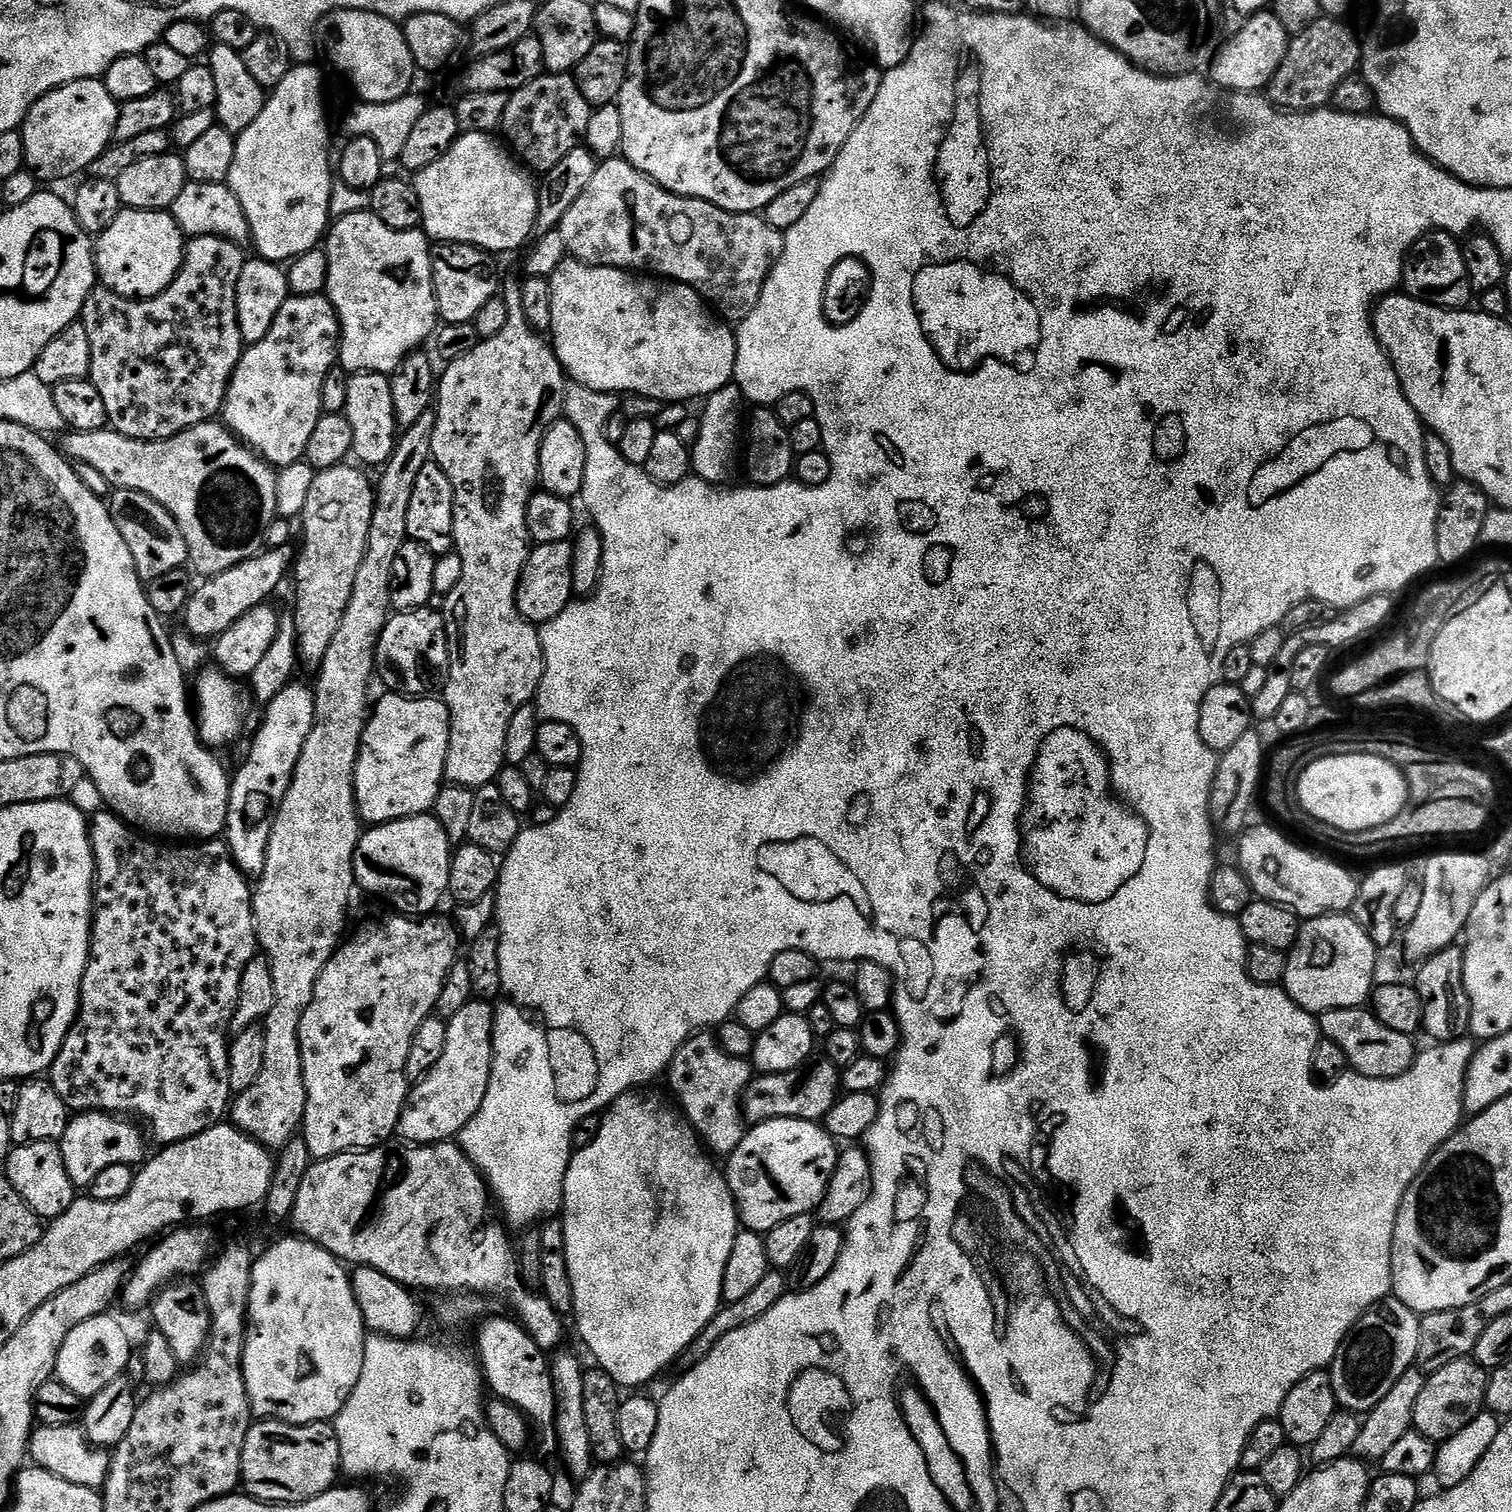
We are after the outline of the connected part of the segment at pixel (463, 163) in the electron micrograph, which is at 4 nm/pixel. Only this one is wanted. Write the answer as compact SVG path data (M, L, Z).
M464 132L438 162L415 173L422 228L433 241L472 244L483 252L501 254L523 249L533 239L538 214L537 185L492 138L483 132Z

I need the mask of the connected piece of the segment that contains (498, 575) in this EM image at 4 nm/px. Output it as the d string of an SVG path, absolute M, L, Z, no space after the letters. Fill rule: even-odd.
M505 279L502 284L502 295L506 306L510 310L510 318L506 318L506 326L494 338L480 340L469 353L449 363L438 376L438 395L434 401L436 413L436 425L432 435L431 459L450 478L454 486L454 530L452 542L455 555L460 555L460 577L452 588L452 593L444 600L442 615L444 617L444 629L448 635L448 667L446 679L442 684L442 699L450 710L450 746L446 754L446 766L444 767L444 779L448 784L457 784L463 788L473 790L493 783L500 769L505 767L504 751L506 750L506 729L510 726L510 718L518 714L523 704L532 704L536 698L536 691L540 688L542 674L544 673L544 655L540 645L540 634L537 625L534 625L524 617L516 605L516 587L520 584L520 575L524 564L528 560L530 551L530 537L526 526L526 506L530 502L533 492L537 491L540 475L538 474L538 450L542 446L542 438L546 430L556 420L561 419L566 408L564 389L566 387L566 373L560 365L560 360L552 345L543 335L537 334L530 324L526 322L526 316L522 310L522 294L520 293L521 281Z

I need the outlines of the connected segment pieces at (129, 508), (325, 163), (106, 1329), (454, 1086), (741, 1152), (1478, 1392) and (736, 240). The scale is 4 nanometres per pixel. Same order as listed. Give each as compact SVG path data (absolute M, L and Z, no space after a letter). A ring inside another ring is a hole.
M117 488L111 493L107 505L114 518L114 526L118 526L118 534L122 534L126 546L130 546L130 558L134 558L134 566L141 581L158 579L188 564L186 538L182 538L178 522L174 522L172 515L158 502L154 502L154 498L138 490Z
M300 62L297 63L286 74L286 78L282 78L282 82L278 82L278 86L271 89L270 95L264 101L264 109L262 114L258 114L258 118L254 118L254 122L250 122L250 126L246 126L244 132L236 136L236 149L234 150L234 162L230 166L230 174L226 181L232 193L238 198L238 202L242 202L242 210L246 210L246 222L250 226L252 235L250 237L251 247L256 247L255 255L261 260L270 260L273 262L291 262L296 257L313 251L317 247L316 244L325 239L326 233L330 228L330 210L331 210L331 194L334 185L334 164L328 161L328 108L324 105L324 76L315 68L315 63Z
M112 1314L95 1316L82 1322L82 1326L74 1326L66 1342L62 1342L62 1350L56 1363L55 1379L70 1386L74 1394L82 1398L91 1398L97 1396L106 1386L110 1386L110 1382L125 1375L128 1359L133 1353L134 1347L128 1341L123 1326L112 1317Z
M473 998L448 1021L446 1050L442 1050L442 1059L434 1070L415 1081L400 1115L398 1132L408 1139L405 1141L409 1145L431 1146L451 1141L459 1137L470 1118L478 1114L482 1098L486 1098L486 1090L490 1086L493 1019L493 1005Z
M778 1118L751 1125L745 1131L742 1142L738 1142L738 1146L726 1160L728 1188L736 1199L741 1225L749 1232L767 1234L774 1230L774 1226L778 1226L778 1222L815 1213L826 1194L826 1186L834 1174L834 1166L839 1157L837 1141L817 1121Z
M1471 1358L1444 1364L1442 1370L1431 1373L1424 1381L1422 1394L1418 1394L1418 1406L1414 1406L1413 1429L1437 1442L1458 1434L1462 1426L1474 1422L1474 1418L1485 1411L1484 1395L1488 1389L1488 1378L1489 1373Z
M623 158L603 161L597 167L594 178L590 178L590 182L584 187L582 194L578 194L578 199L574 202L574 206L570 206L570 210L566 210L566 218L562 218L558 230L562 234L562 242L566 242L568 256L571 259L580 260L584 264L602 266L603 268L622 268L631 270L636 274L651 274L653 277L663 278L668 282L690 286L728 322L739 322L746 319L750 314L750 310L754 310L754 306L758 306L758 298L762 294L762 286L784 249L784 233L774 230L774 226L770 226L765 222L763 215L750 212L727 212L705 200L695 200L689 196L676 196L672 192L667 192L662 186L658 186L646 174L639 172L629 160Z

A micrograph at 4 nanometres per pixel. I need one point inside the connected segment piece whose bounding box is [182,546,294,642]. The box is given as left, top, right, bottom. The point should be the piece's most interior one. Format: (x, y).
(211, 610)

